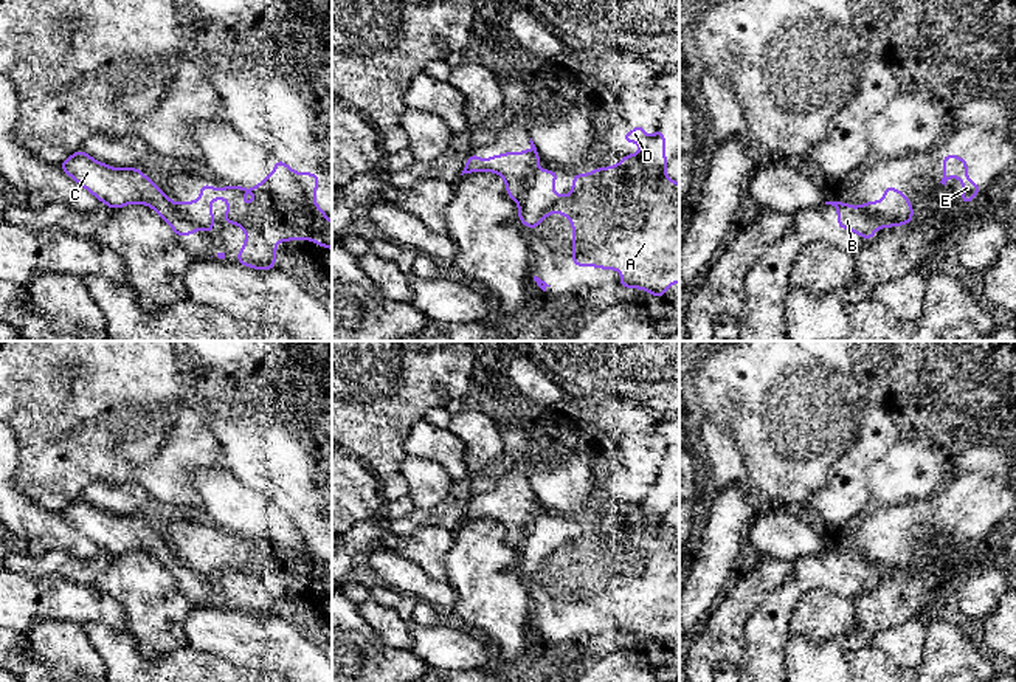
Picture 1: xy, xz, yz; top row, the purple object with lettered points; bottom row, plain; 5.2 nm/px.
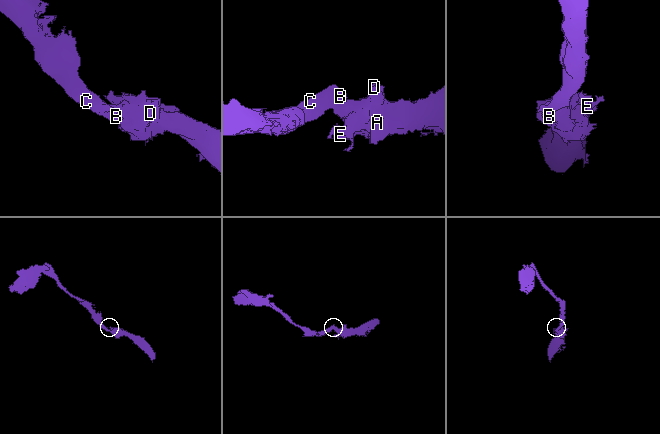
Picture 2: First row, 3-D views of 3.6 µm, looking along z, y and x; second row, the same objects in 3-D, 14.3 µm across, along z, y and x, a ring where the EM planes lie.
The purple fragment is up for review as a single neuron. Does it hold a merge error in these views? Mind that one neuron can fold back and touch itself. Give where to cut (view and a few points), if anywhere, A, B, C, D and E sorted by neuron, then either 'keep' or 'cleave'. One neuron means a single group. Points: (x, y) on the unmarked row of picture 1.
xz (537, 516), (528, 526), (517, 547) | A D E / B C | cleave

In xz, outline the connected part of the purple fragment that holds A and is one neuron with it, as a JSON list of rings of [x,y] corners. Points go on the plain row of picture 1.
[[[639,470],[630,480],[622,480],[622,488],[641,490],[642,496],[636,502],[622,502],[620,512],[574,521],[571,542],[557,542],[551,535],[558,518],[534,518],[518,546],[518,566],[534,577],[546,563],[565,561],[572,569],[574,614],[620,617],[620,636],[642,636],[662,645],[673,629],[679,629],[679,532],[665,522],[662,477],[645,485]]]

